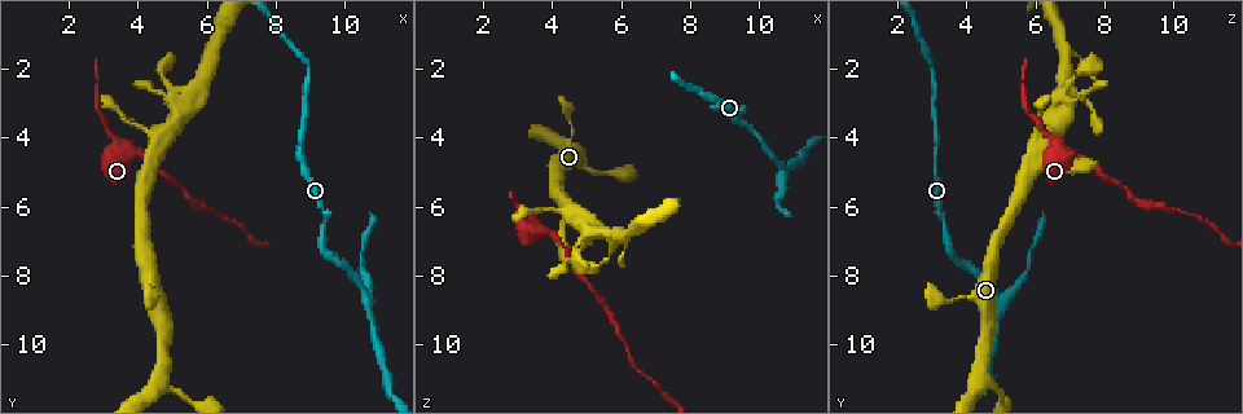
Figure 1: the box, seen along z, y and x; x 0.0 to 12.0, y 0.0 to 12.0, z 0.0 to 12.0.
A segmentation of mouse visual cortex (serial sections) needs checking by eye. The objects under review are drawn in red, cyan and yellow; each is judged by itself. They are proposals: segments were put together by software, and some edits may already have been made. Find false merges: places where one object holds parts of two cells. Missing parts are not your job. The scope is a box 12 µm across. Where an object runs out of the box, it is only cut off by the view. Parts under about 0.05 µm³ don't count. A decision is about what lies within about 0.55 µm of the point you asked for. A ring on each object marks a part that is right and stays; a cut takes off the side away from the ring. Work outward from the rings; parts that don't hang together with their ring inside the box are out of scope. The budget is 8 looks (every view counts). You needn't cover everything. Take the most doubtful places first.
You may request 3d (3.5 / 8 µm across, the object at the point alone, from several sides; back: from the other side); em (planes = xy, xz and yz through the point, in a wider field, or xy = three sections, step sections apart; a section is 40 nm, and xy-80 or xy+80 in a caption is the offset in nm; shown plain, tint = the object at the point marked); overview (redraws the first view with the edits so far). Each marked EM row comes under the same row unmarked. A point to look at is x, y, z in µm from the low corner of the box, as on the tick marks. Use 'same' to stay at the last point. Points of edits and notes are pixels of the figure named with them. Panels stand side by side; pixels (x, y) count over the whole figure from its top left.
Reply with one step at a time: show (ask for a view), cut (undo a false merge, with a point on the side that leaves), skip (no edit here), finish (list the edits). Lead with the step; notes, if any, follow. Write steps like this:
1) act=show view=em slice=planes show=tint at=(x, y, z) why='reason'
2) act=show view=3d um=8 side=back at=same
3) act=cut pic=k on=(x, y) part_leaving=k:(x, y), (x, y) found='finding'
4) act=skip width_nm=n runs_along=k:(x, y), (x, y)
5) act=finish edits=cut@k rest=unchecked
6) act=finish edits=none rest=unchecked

act=show view=3d um=3.5 at=(10.7, 8.7, 4.9) why='abrupt turn'

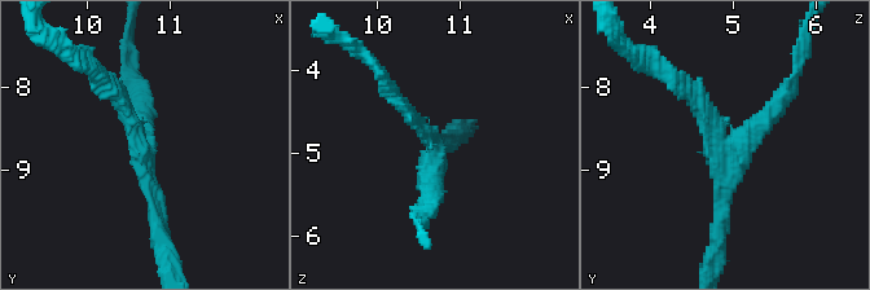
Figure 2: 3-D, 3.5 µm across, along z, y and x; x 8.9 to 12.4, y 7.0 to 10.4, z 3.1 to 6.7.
act=show view=em slice=xy step=2 show=tint at=(10.70, 8.80, 4.85) arms=3 arm_widths_nm=200,200,250 why='need the tissue'

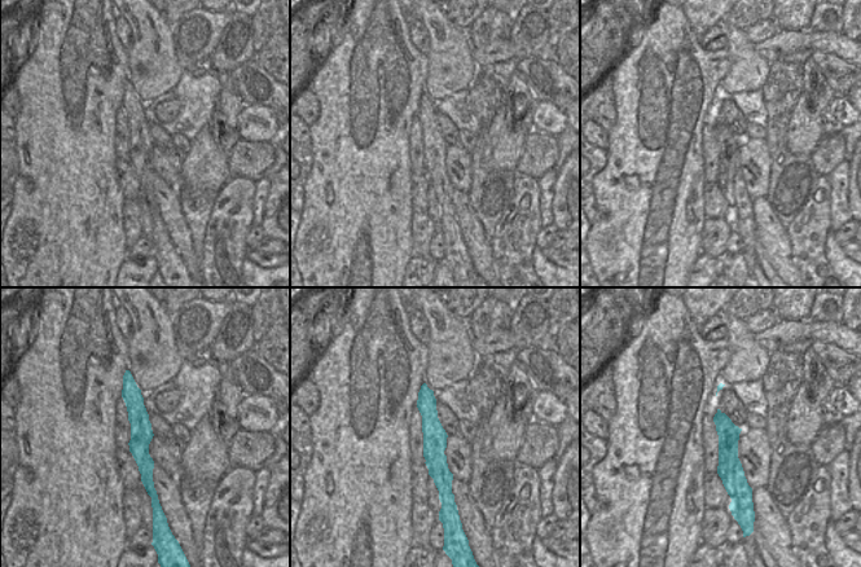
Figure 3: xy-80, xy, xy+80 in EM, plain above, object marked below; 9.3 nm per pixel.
act=cut pic=2 on=(139, 101) found='a second cell is stuck on'

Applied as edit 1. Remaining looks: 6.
act=show view=overview why='redraw'

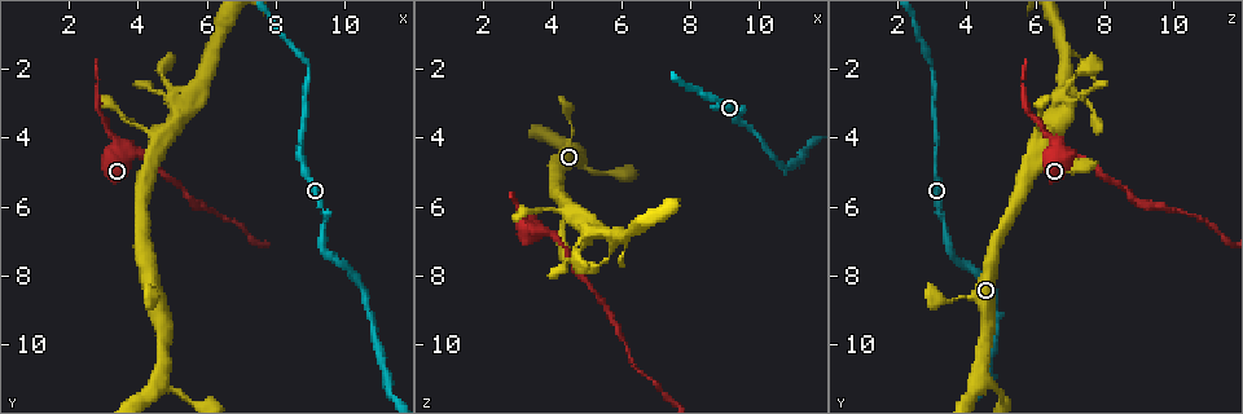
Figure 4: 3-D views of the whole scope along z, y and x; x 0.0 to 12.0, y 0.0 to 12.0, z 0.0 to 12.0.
act=show view=3d um=3.5 side=back at=(4.2, 4.4, 7.0) why='thick turns thin'

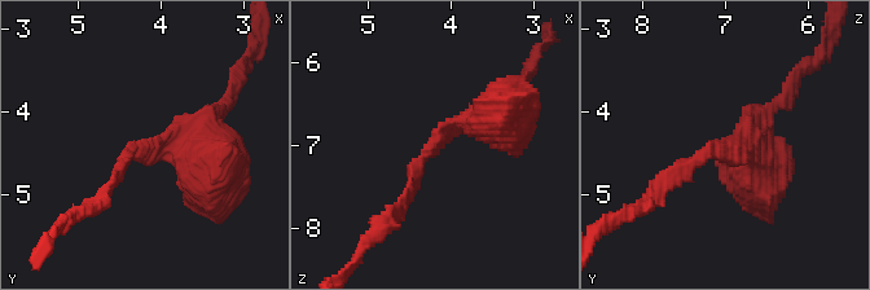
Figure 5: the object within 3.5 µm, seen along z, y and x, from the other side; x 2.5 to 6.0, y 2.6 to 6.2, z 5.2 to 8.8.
act=show view=em slice=xy step=5 show=tint at=(4.15, 4.45, 6.95)

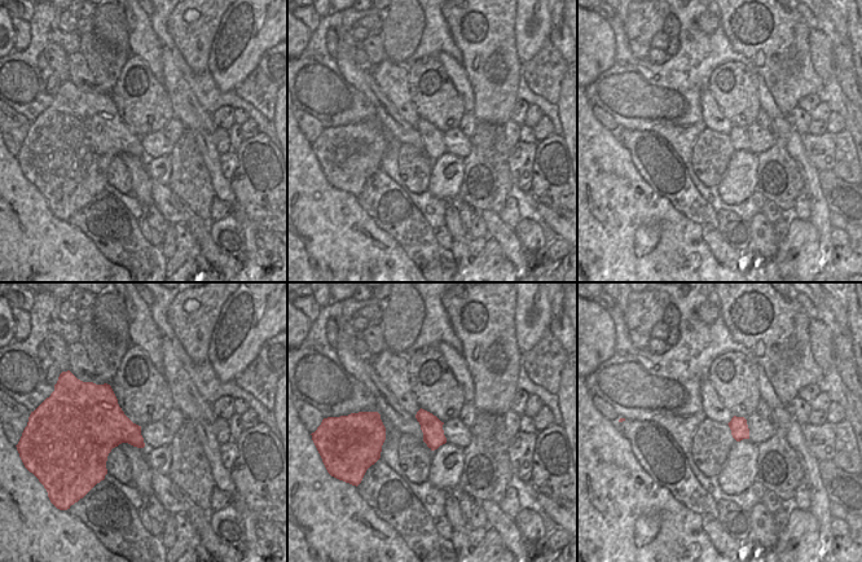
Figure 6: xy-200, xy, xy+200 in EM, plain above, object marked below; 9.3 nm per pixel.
act=skip runs_along=5:(499, 113), (447, 126), (403, 202) found='one cell here'

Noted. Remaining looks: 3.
act=show view=3d um=3.5 at=(5.7, 3.0, 7.5) why='narrows sharply'

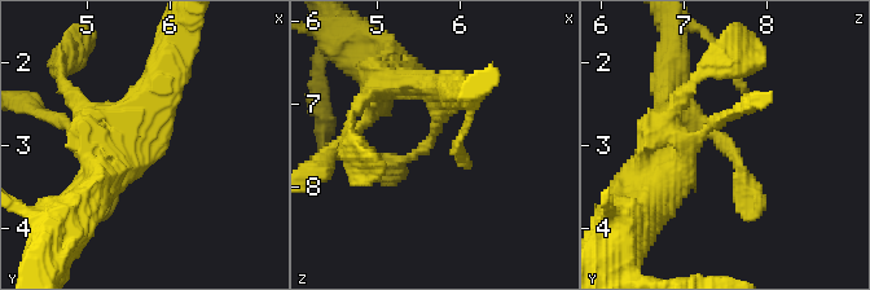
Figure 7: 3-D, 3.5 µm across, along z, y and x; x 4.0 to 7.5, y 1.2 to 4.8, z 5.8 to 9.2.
act=show view=em slice=xy step=1 show=tint at=(5.65, 3.00, 7.45)

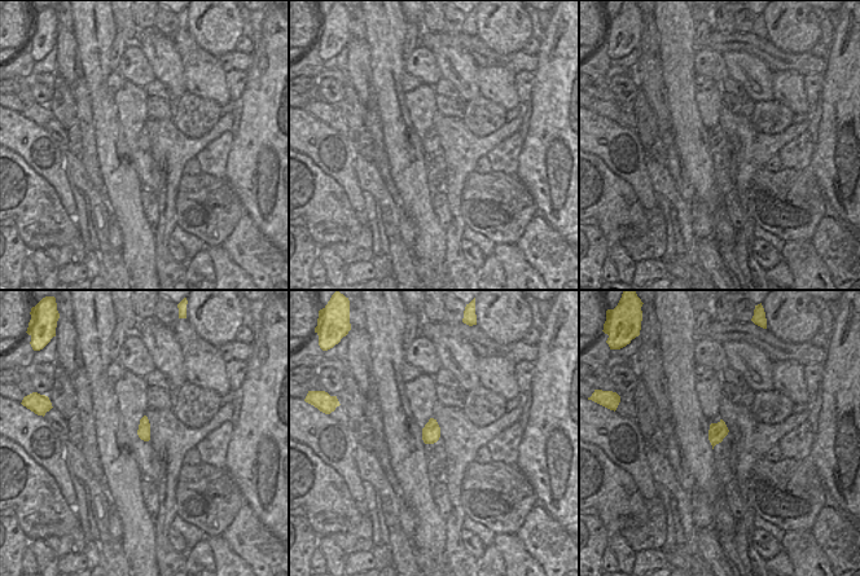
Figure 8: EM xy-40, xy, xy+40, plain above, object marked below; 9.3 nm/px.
act=skip runs_along=7:(127, 132), (152, 124), (104, 209) found='continuous, no second cell'

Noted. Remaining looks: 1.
act=finish edits=cut@2 rest=unchecked

